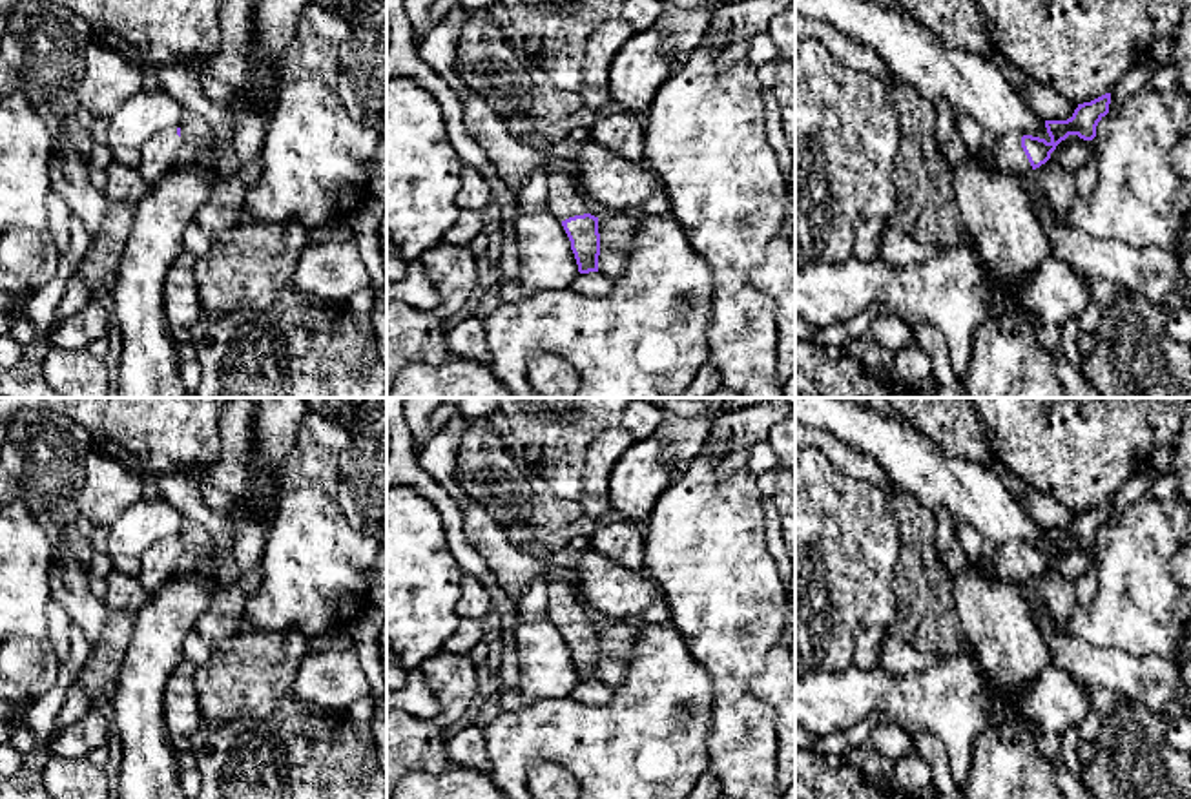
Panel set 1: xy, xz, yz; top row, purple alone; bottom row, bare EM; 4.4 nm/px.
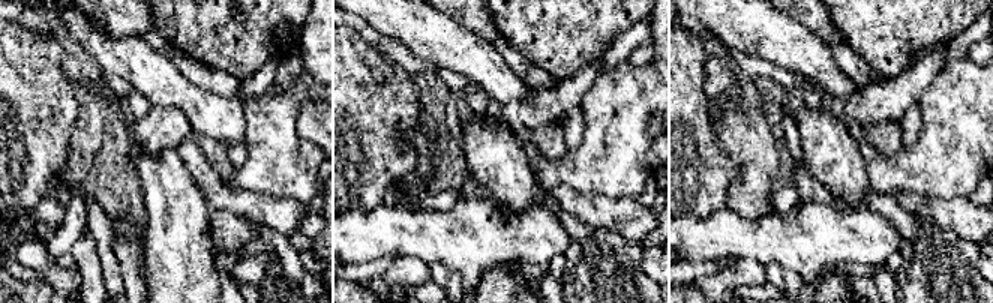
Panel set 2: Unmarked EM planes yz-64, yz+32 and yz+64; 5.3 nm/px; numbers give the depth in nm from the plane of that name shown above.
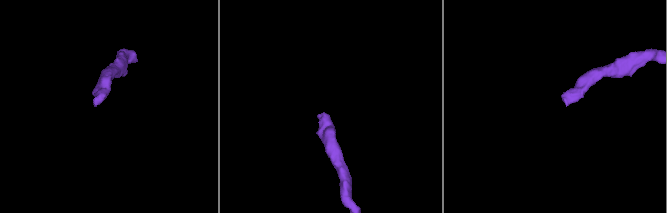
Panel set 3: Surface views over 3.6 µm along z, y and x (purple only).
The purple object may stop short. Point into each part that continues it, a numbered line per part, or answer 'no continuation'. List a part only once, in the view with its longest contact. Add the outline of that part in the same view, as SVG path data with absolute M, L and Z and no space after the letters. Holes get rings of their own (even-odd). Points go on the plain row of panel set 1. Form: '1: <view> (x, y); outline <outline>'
1: yz (1005, 562); outline M1021 540L998 545L990 555L983 555L976 562L978 571L994 580L1012 578L1021 589L1027 589L1032 582L1032 575L1021 556L1021 545Z

